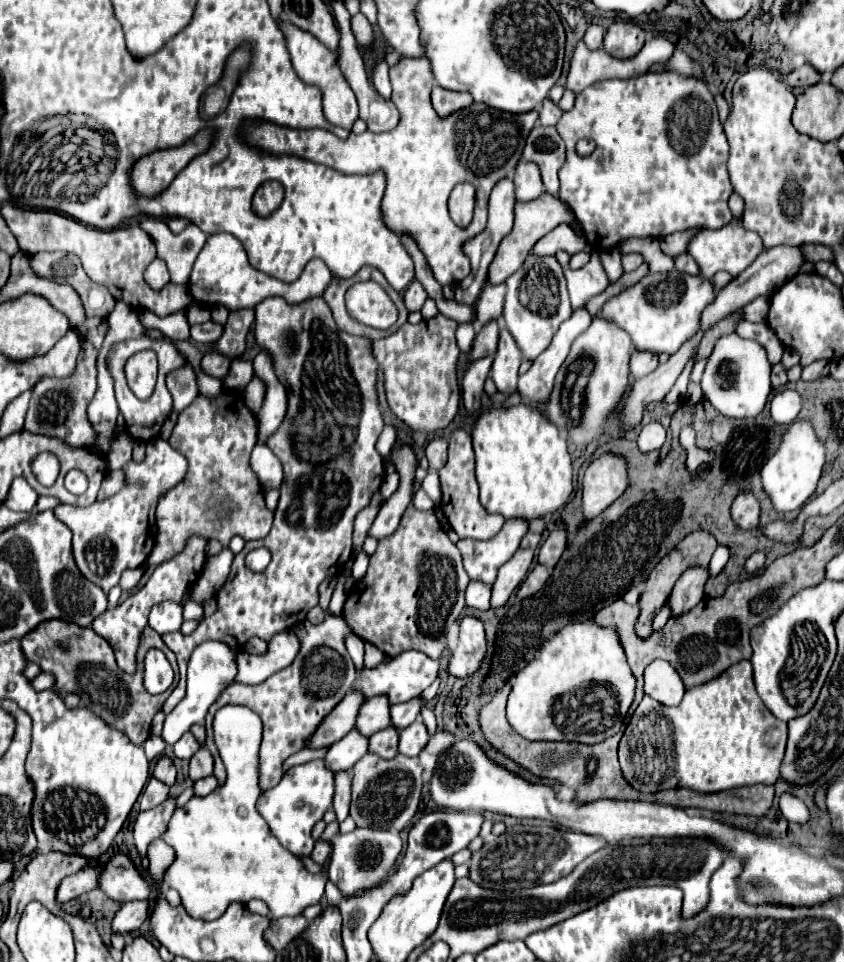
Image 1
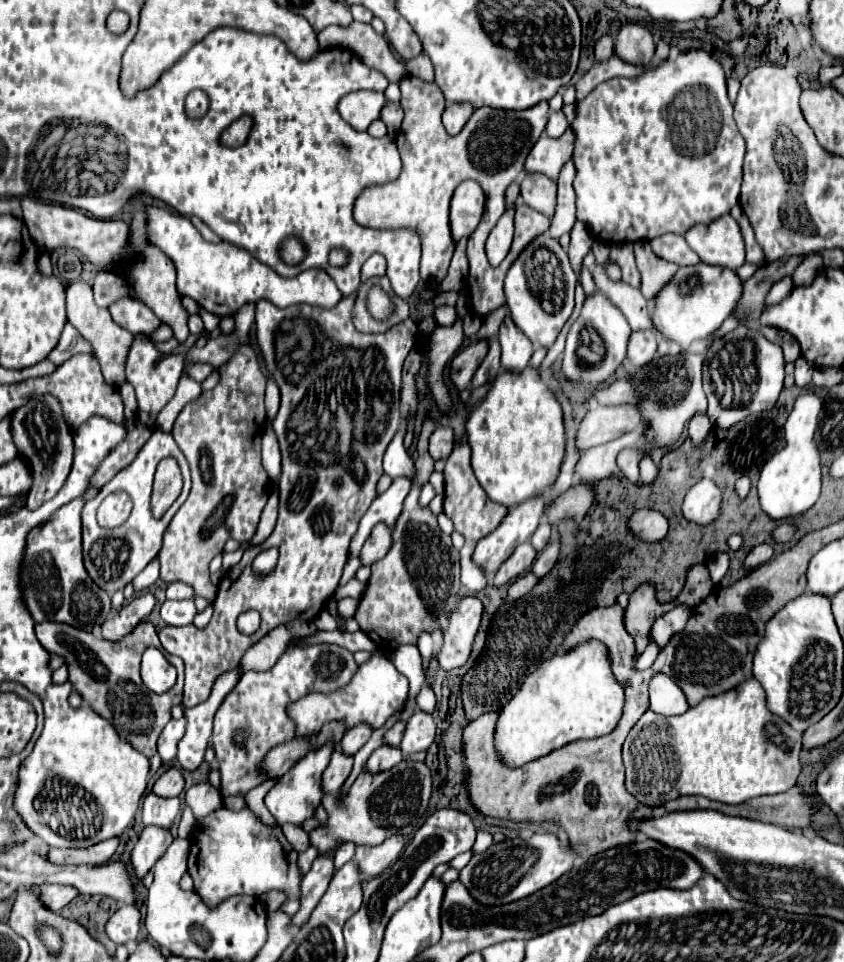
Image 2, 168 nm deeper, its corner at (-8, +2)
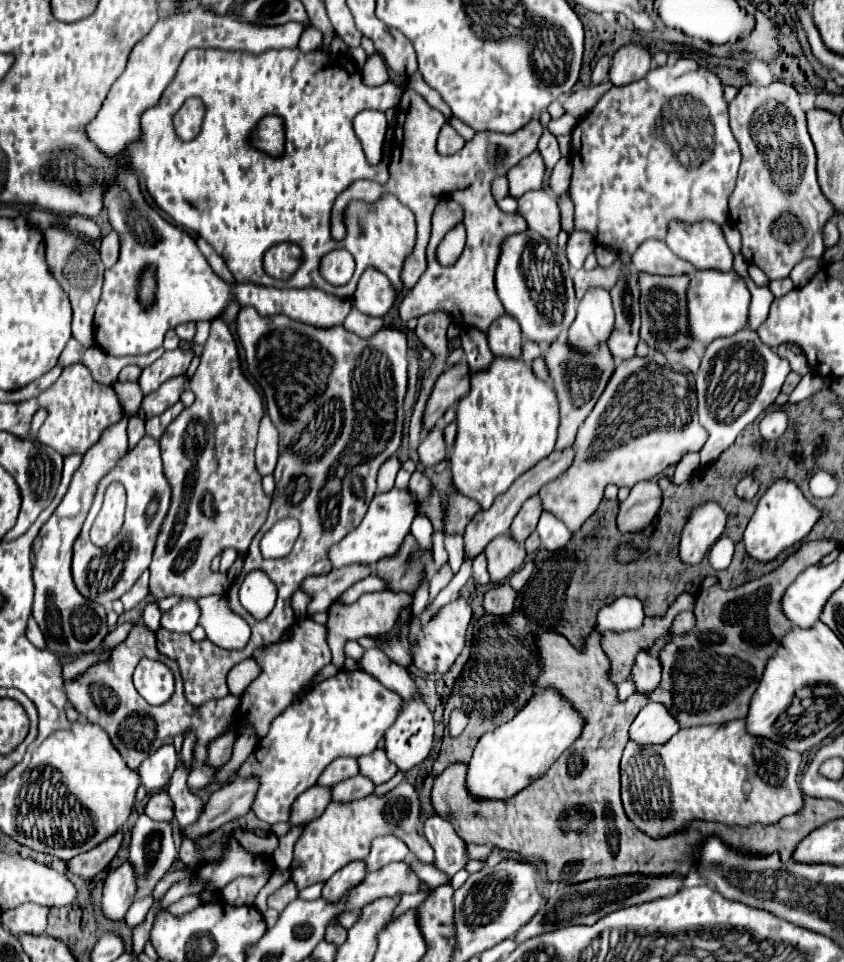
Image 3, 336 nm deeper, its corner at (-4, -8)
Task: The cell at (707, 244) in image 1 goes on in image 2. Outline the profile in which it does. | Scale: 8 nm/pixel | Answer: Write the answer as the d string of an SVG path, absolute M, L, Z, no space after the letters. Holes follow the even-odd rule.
M730 214L708 226L692 226L684 238L704 264L738 270L746 262L744 238L738 222Z

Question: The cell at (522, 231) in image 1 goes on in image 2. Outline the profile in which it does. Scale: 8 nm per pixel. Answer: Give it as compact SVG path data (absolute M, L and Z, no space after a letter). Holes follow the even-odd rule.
M404 76L400 80L400 92L402 92L400 104L404 104L404 124L402 124L402 128L400 128L400 132L396 136L396 144L398 144L398 150L400 150L400 156L402 156L404 170L390 184L366 188L360 194L360 198L356 200L354 218L356 218L356 222L360 222L364 226L370 226L370 228L384 228L384 230L390 230L390 228L392 230L408 228L408 230L414 230L420 236L420 240L422 240L420 278L428 280L426 286L430 288L428 292L422 294L422 300L432 300L434 298L434 288L448 274L448 266L450 266L450 260L452 260L452 254L454 254L454 248L456 248L456 242L452 242L452 238L454 240L456 238L460 240L460 236L468 238L466 253L469 262L469 272L465 280L466 290L469 294L471 310L482 314L482 316L486 316L488 312L492 312L492 310L496 310L496 308L500 308L500 306L506 304L503 281L506 278L509 267L520 256L522 250L536 236L545 233L548 230L548 226L550 226L550 218L544 218L544 214L532 210L530 206L518 204L516 216L514 216L514 236L510 250L498 267L488 270L488 258L486 252L484 252L484 244L486 244L490 230L496 226L496 218L499 220L505 213L506 189L514 180L518 180L520 174L524 172L526 156L528 156L528 152L532 150L532 146L536 144L536 140L540 138L540 134L546 128L546 122L548 122L548 102L540 102L540 104L532 106L532 110L522 110L522 112L512 112L512 110L506 110L504 112L504 110L496 110L496 108L490 108L490 106L480 108L480 110L476 110L470 116L470 120L466 122L466 126L462 128L460 134L448 136L442 123L442 114L446 107L446 101L440 88L436 86L436 82L426 82L426 80L416 78L416 76ZM448 206L450 206L452 234L450 234L450 226L448 226Z

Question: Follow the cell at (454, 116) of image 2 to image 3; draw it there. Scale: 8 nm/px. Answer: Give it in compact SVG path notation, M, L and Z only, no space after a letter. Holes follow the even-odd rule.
M444 124L444 128L440 130L440 136L438 136L438 152L456 154L464 144L466 144L466 140L450 124Z

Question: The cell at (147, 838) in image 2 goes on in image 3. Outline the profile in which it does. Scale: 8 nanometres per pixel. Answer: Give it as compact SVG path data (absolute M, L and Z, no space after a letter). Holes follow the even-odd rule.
M126 862L108 874L102 888L102 914L112 922L122 922L134 902L136 882L132 866Z

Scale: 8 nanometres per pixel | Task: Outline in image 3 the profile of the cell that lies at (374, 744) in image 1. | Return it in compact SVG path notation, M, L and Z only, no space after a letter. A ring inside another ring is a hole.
M358 774L350 780L336 784L330 792L332 792L332 802L352 802L352 800L360 800L360 798L372 794L374 784Z

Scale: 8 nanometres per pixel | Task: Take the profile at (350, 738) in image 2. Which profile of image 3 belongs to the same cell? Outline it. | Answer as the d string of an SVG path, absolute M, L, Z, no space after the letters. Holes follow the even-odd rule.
M336 758L320 776L320 780L316 782L318 786L336 786L342 780L348 780L352 776L358 774L358 762L356 758Z

